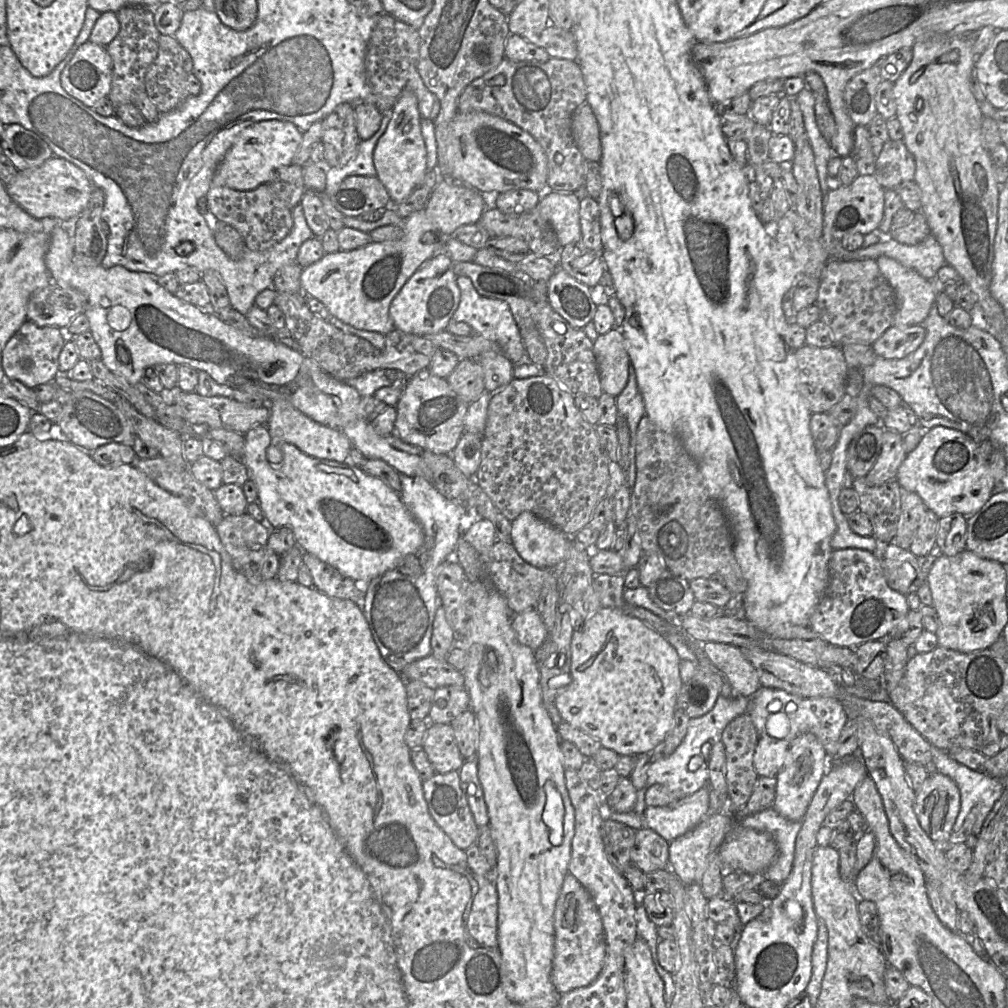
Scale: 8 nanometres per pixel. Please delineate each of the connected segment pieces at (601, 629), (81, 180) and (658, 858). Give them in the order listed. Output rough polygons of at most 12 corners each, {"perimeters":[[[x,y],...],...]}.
{"perimeters":[[[602,607],[571,640],[563,722],[656,752],[683,686],[676,649]],[[65,158],[18,171],[6,185],[34,218],[81,215],[93,184]],[[636,830],[631,862],[644,873],[669,868],[670,842]]]}

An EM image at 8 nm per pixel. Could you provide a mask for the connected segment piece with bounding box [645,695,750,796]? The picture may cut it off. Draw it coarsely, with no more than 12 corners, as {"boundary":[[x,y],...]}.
{"boundary":[[719,695],[690,719],[670,756],[657,755],[646,790],[659,783],[690,796],[708,785],[705,743],[747,712],[750,698]]}

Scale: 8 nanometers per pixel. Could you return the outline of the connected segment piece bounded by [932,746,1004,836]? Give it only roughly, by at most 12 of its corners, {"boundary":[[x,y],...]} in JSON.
{"boundary":[[932,746],[937,772],[960,791],[959,830],[971,809],[979,807],[972,835],[978,836],[1003,780],[974,771]]}

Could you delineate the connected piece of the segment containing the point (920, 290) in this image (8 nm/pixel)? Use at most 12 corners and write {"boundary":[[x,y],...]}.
{"boundary":[[892,258],[875,261],[895,292],[893,325],[921,324],[943,287]]}

